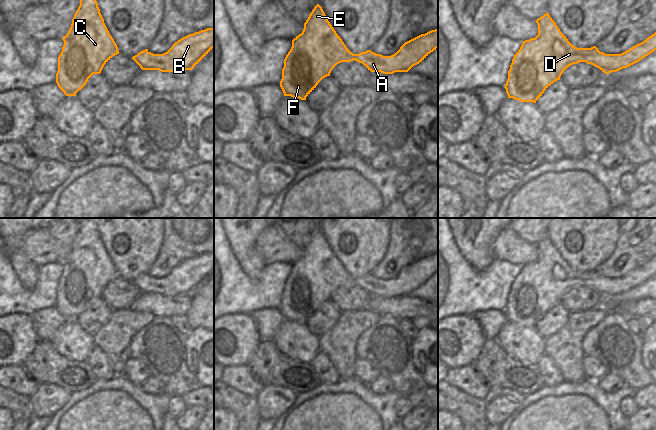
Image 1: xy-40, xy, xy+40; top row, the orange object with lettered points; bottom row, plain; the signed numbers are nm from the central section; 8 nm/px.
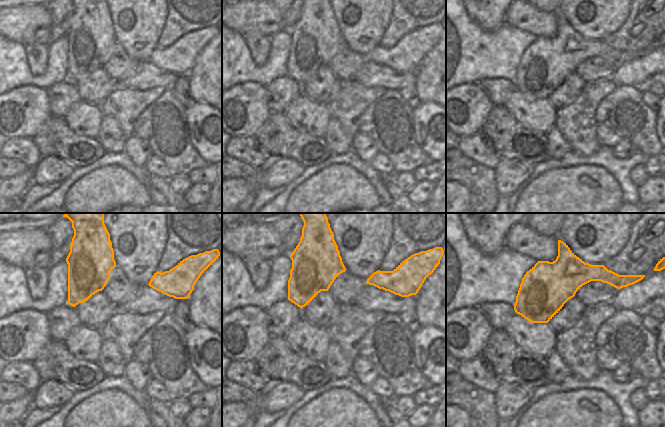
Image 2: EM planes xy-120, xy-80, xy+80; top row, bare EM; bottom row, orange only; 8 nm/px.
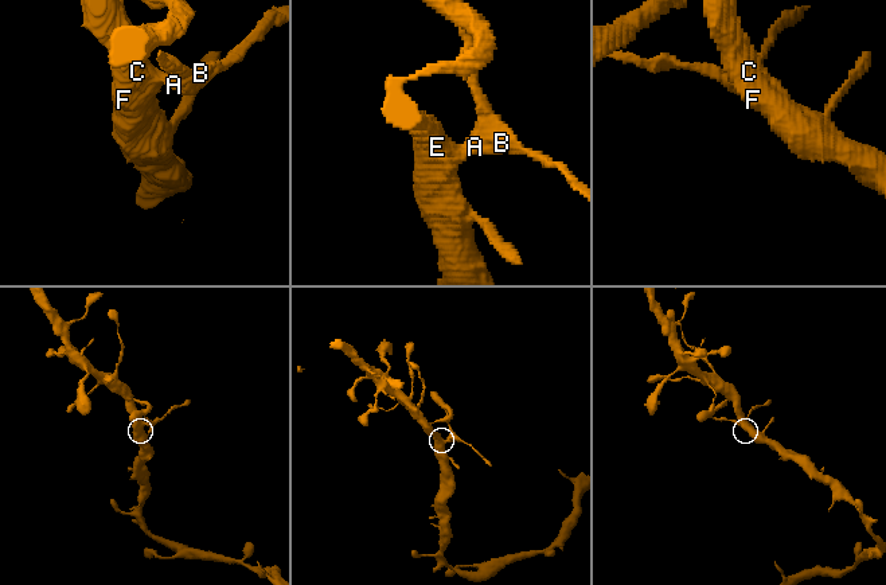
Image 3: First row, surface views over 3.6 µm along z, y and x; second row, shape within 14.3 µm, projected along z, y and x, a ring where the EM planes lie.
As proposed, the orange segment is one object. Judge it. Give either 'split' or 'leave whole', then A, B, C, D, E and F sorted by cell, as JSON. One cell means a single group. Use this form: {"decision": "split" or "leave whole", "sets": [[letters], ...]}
{"decision": "split", "sets": [["A", "B"], ["C", "D", "E", "F"]]}

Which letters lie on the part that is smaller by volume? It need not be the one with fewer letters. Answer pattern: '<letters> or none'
A, B

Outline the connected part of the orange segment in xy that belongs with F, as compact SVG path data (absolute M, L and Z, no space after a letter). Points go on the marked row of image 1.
M317 4L304 23L301 34L292 40L292 47L284 59L280 87L284 96L306 100L306 97L325 77L330 76L332 69L341 62L353 60L362 63L362 57L374 53L371 50L353 54L344 44L328 21L322 7Z

